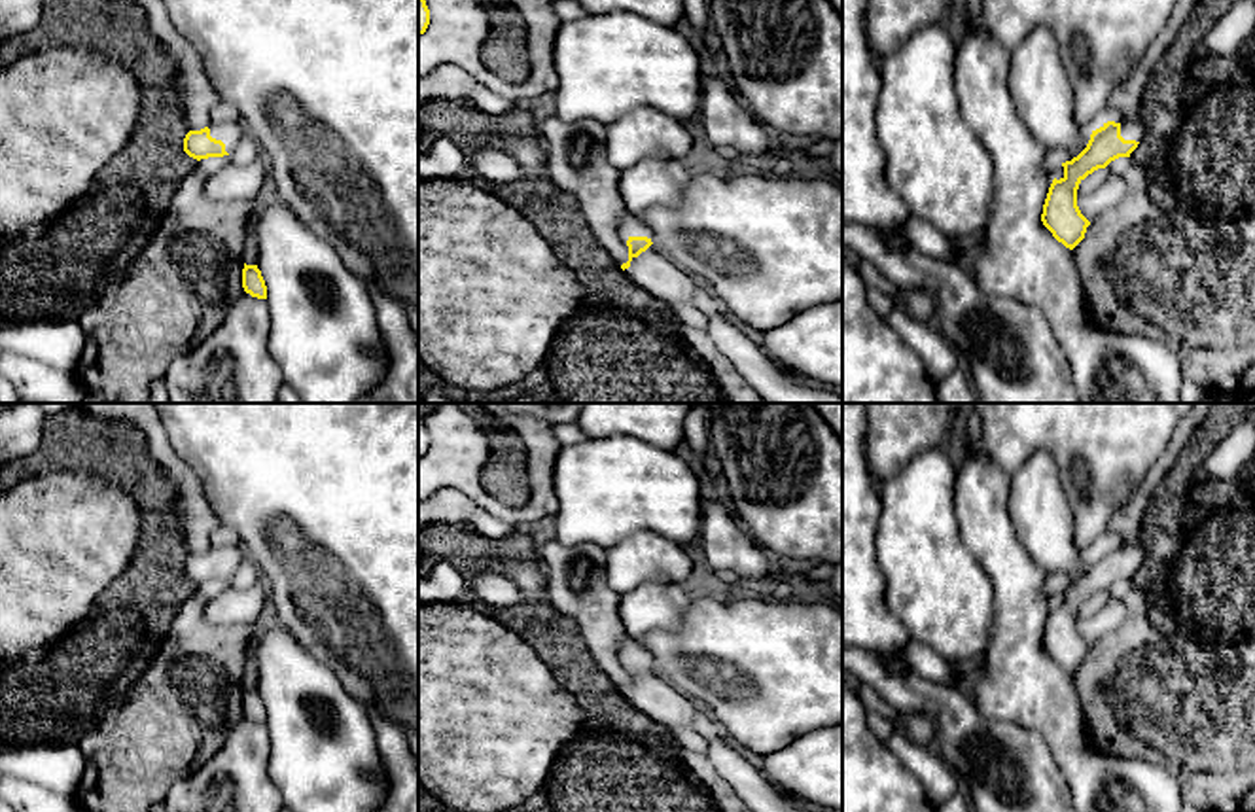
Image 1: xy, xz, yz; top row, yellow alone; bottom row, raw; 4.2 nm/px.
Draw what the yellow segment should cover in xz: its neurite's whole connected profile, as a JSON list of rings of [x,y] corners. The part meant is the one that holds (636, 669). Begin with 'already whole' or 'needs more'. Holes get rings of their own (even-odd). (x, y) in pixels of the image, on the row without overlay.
needs more | [[[628,661],[628,685],[621,693],[663,729],[676,733],[695,725],[689,698],[668,685],[647,661]]]

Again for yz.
needs more | [[[1138,538],[1124,547],[1107,545],[1092,555],[1087,572],[1071,585],[1062,587],[1064,600],[1052,604],[1041,645],[1052,661],[1073,674],[1087,657],[1090,645],[1077,630],[1079,608],[1098,592],[1105,592],[1119,581],[1130,581],[1145,560],[1145,547]]]

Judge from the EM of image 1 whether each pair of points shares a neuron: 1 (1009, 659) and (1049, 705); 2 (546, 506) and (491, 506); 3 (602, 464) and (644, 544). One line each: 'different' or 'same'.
1: same
2: same
3: different

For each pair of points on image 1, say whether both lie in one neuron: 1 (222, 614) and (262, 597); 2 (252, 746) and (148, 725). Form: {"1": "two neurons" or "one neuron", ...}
{"1": "one neuron", "2": "two neurons"}

